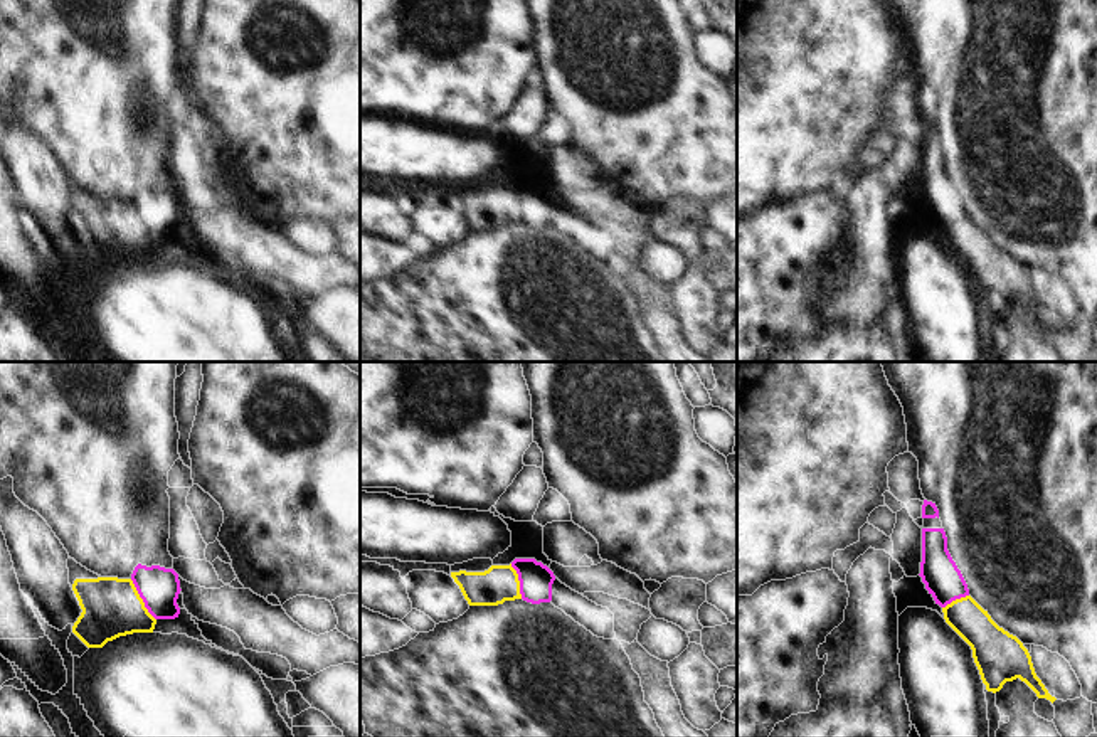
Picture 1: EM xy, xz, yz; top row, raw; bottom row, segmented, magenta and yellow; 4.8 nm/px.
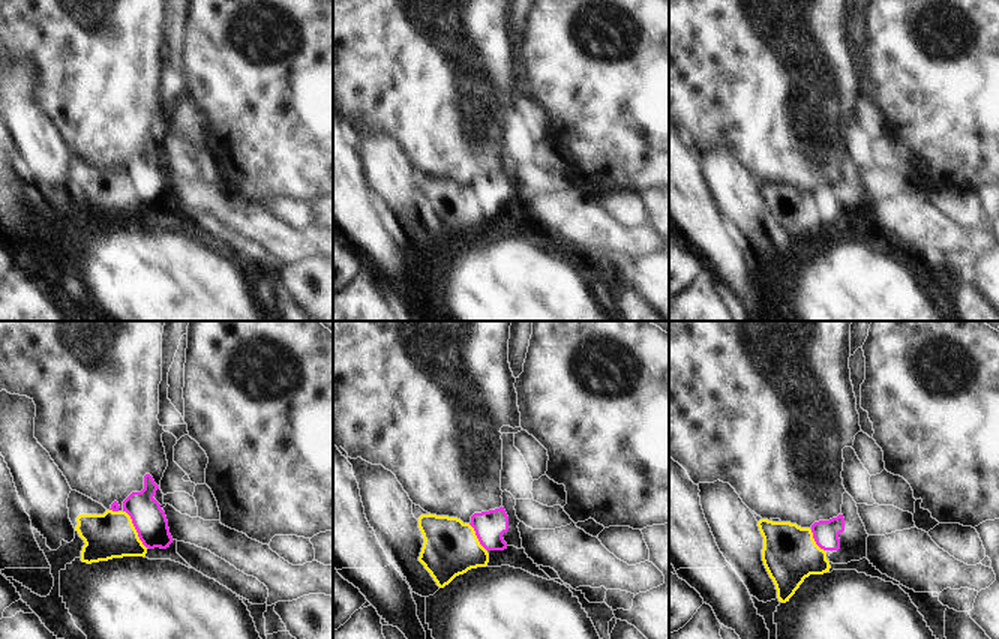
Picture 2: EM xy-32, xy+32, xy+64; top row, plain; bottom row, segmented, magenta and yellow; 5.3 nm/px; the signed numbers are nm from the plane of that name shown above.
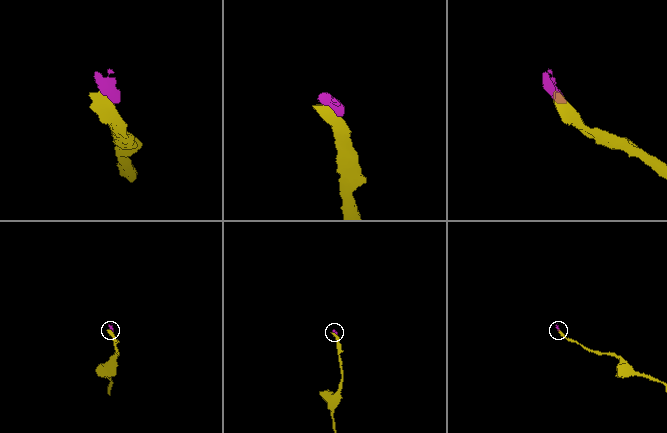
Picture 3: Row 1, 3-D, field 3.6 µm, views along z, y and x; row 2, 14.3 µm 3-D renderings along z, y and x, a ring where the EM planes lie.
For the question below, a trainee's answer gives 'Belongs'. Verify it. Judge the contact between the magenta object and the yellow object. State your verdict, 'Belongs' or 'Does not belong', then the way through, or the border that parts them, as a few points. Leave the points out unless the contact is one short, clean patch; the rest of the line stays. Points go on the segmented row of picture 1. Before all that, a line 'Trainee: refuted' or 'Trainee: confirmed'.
Trainee: confirmed
Belongs. Path across: xy (158, 588), (142, 598), (135, 604), (111, 608)

